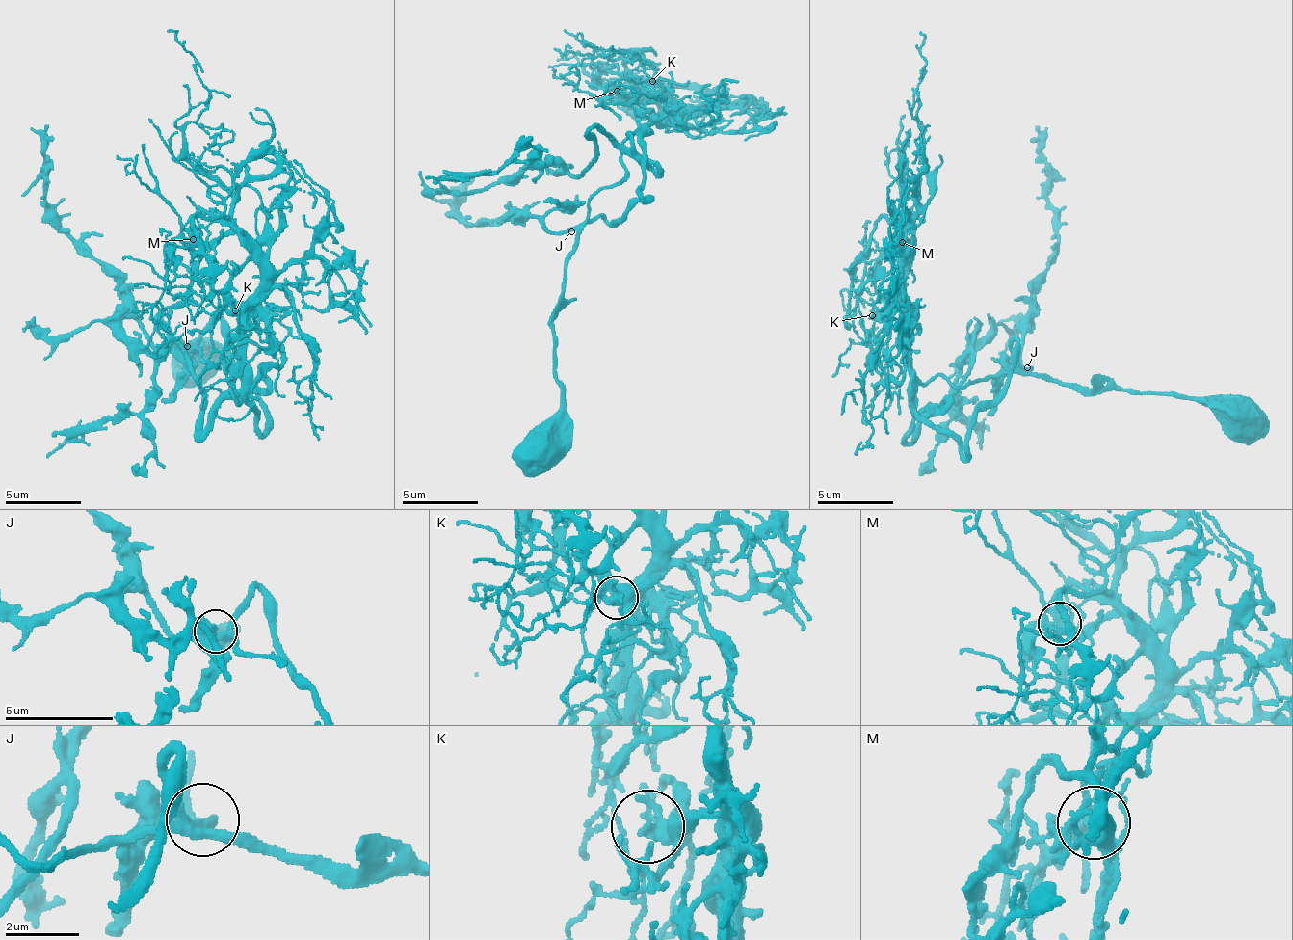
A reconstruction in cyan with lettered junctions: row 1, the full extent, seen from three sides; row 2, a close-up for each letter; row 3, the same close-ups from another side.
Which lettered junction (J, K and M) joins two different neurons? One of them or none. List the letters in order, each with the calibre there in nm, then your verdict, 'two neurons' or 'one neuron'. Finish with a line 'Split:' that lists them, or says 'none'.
J: calibre 240 nm; one neuron
K: calibre 320 nm; one neuron
M: calibre 320 nm; two neurons
Split: M

